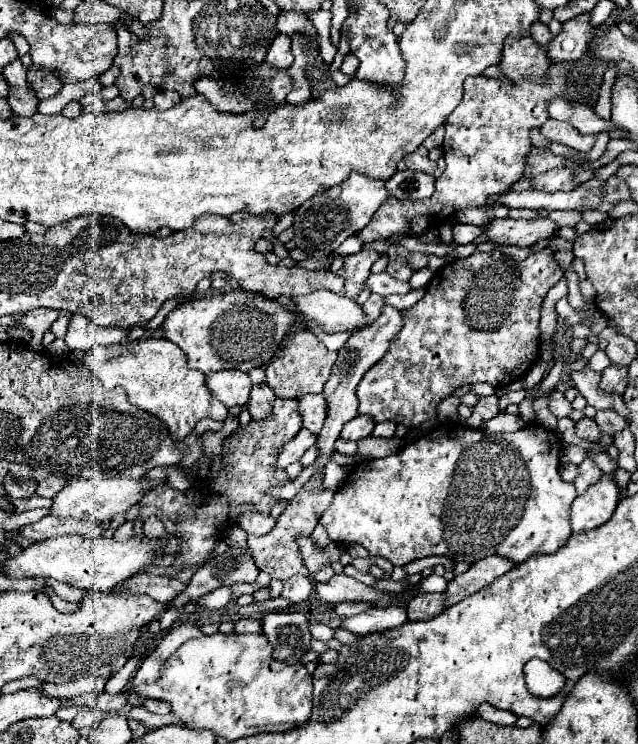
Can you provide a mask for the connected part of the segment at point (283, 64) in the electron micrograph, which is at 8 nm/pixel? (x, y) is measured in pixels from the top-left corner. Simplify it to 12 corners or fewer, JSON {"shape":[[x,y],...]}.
{"shape":[[276,33],[266,61],[280,69],[292,65],[290,37]]}

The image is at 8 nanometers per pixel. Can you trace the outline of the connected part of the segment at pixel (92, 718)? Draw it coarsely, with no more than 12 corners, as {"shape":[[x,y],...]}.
{"shape":[[80,711],[74,717],[74,727],[90,727],[98,721],[100,711]]}

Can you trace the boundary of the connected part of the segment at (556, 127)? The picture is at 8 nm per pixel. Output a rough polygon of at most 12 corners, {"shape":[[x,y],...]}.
{"shape":[[548,119],[540,133],[588,153],[596,135],[582,135],[562,121]]}

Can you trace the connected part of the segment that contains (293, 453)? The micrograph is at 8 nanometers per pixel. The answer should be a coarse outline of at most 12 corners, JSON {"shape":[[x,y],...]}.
{"shape":[[306,429],[280,449],[276,465],[286,469],[298,461],[316,437]]}

